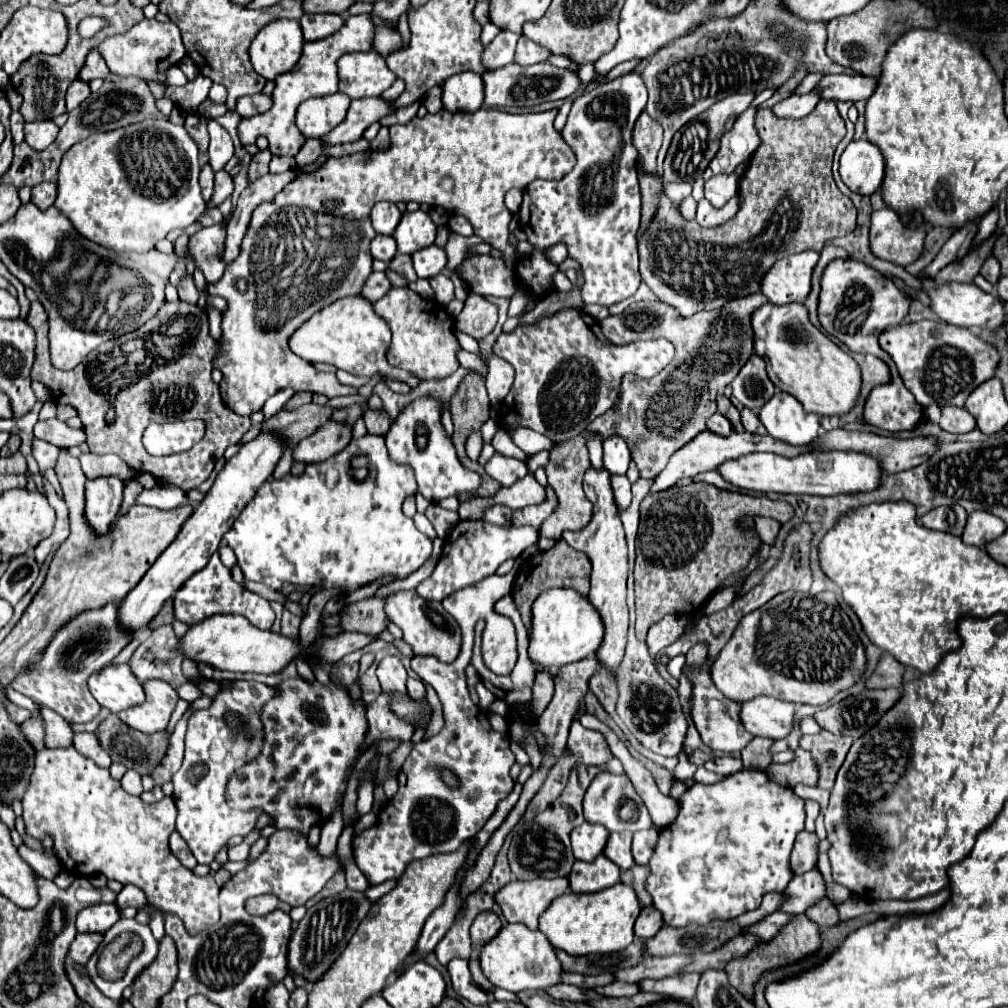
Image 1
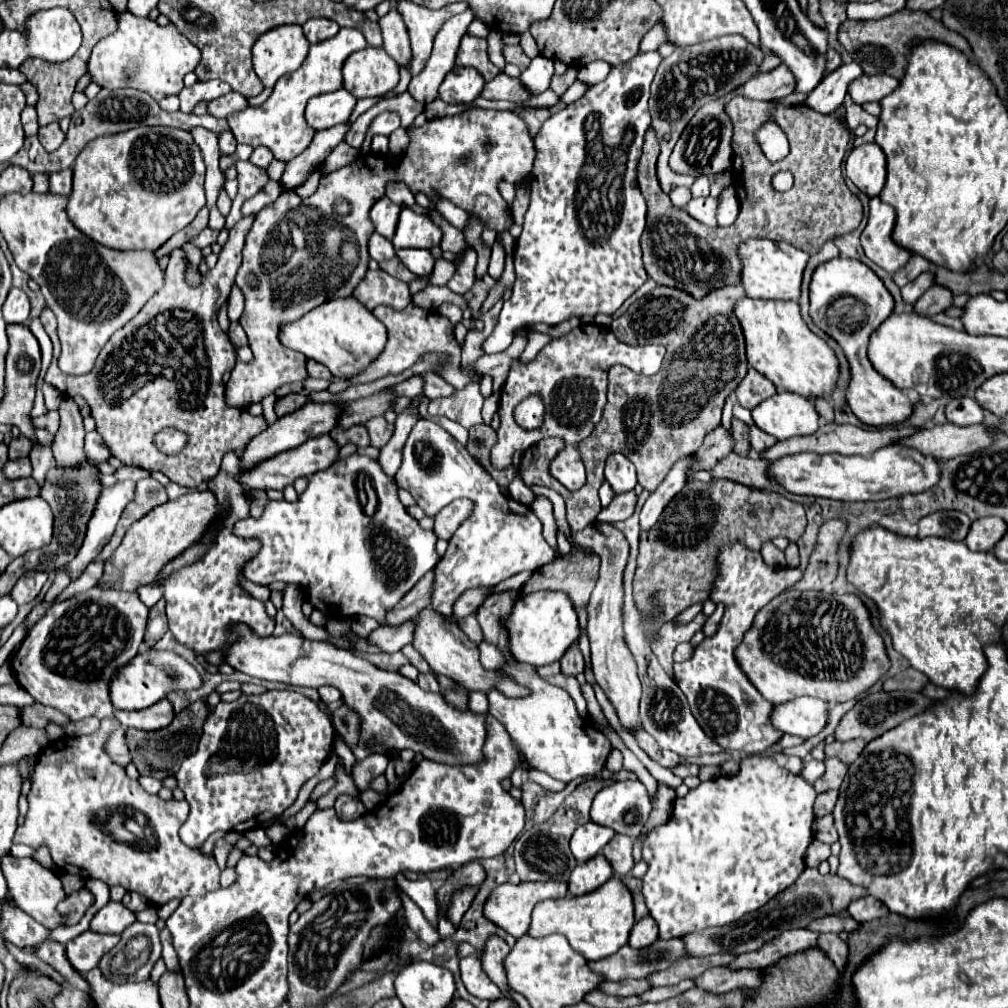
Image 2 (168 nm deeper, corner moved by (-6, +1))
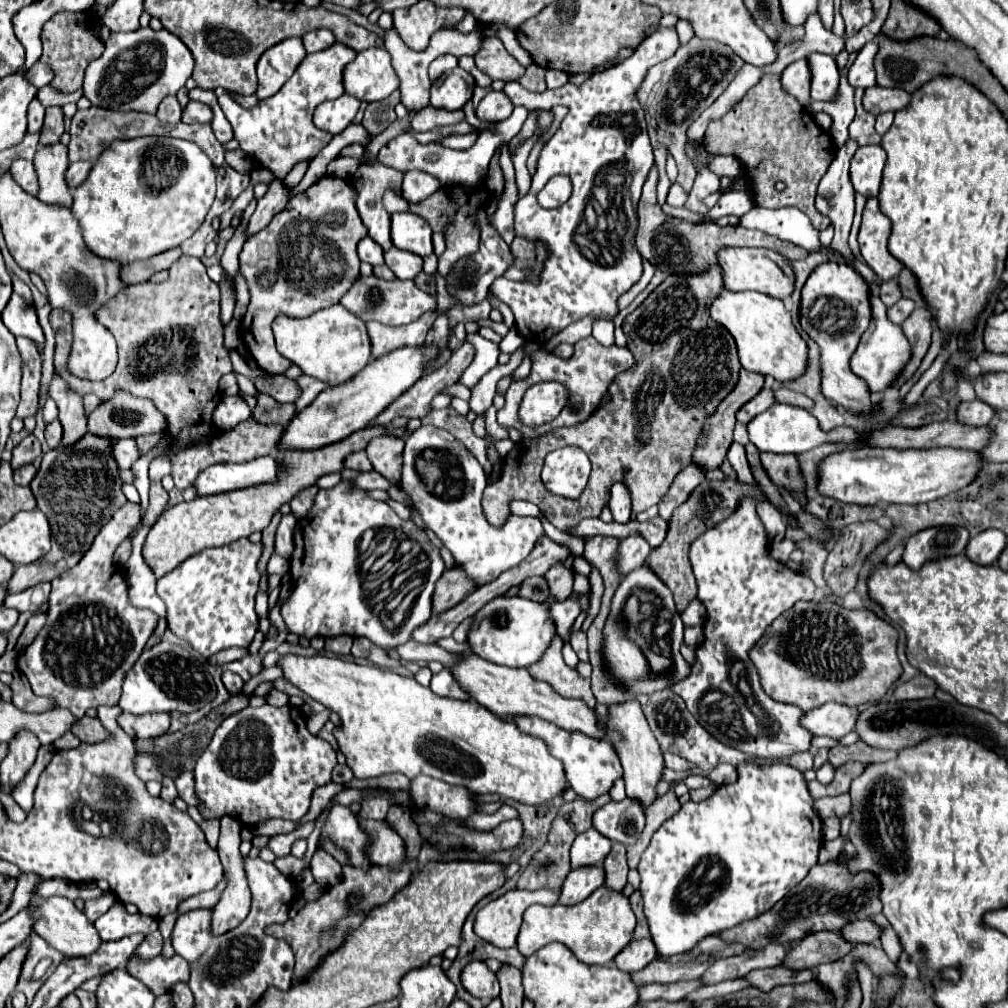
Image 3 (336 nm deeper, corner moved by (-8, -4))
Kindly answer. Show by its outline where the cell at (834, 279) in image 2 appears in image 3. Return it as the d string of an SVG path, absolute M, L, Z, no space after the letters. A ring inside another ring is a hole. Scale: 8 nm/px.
M825 261L821 263L807 279L801 291L801 327L807 335L817 341L821 347L821 365L823 365L823 381L821 391L829 401L835 401L845 411L855 415L871 415L877 411L877 403L871 401L871 391L867 383L853 375L851 357L859 347L861 335L871 323L871 289L861 273L853 271L847 263Z

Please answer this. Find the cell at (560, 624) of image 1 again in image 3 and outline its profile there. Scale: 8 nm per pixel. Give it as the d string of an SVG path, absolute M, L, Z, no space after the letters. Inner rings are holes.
M495 597L475 615L469 633L471 651L491 663L507 667L529 667L541 661L545 649L557 635L549 603L537 603L525 597Z

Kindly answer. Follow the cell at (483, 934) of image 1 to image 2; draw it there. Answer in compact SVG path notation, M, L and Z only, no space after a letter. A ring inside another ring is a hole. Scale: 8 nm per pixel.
M491 936L487 940L487 946L483 950L483 970L487 970L487 976L501 988L503 996L511 998L511 988L507 986L507 976L505 976L505 970L503 970L503 958L511 952L511 948L507 946L505 940L497 938L497 936Z

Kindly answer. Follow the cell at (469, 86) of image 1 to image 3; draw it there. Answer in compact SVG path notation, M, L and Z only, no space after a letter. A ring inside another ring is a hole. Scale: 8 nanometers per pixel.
M455 67L433 83L431 105L435 109L447 109L447 111L463 109L463 105L471 101L473 91L475 91L473 77L465 69Z

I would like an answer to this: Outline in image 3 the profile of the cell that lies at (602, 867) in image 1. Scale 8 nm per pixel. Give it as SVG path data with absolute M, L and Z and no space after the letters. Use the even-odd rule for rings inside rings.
M589 865L573 869L561 889L559 903L561 905L577 905L587 899L595 889L605 883L605 869L601 865Z

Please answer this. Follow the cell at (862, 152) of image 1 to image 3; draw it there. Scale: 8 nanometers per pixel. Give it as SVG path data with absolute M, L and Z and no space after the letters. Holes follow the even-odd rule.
M881 145L859 147L851 159L851 183L863 197L877 197L883 181L887 155Z

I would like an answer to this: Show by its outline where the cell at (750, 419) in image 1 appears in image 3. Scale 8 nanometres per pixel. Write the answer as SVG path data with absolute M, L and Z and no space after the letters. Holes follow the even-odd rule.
M761 453L761 463L775 485L781 485L793 491L793 497L803 505L803 477L799 471L799 463L795 455L779 455L779 453Z

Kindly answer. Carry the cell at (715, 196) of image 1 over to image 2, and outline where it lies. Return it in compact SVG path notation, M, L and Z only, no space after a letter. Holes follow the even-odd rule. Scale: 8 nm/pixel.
M733 186L725 188L719 198L721 198L721 202L717 208L717 222L719 222L719 226L731 226L739 214L739 200L737 200L735 188Z

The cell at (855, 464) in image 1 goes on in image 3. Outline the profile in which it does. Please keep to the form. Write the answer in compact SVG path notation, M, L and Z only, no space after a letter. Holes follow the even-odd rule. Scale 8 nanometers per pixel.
M853 449L827 455L817 465L817 491L841 503L857 505L919 505L945 497L969 485L977 475L977 451L935 449Z

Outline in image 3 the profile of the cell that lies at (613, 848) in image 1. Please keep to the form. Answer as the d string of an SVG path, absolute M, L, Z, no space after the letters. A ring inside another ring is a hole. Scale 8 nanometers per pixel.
M613 843L613 849L611 853L607 855L607 859L603 861L603 867L605 867L605 885L615 889L615 891L621 891L625 885L627 885L627 861L625 861L625 845L623 843Z

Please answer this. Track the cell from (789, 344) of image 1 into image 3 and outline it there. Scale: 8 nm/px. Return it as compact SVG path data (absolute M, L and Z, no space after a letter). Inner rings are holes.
M721 291L711 305L711 317L729 329L737 343L741 365L747 371L771 377L775 381L795 381L807 371L807 343L791 323L791 313L785 309L781 299L757 291L733 293Z

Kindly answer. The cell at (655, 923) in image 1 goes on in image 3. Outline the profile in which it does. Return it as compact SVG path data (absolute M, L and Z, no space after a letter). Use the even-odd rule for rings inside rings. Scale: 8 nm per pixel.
M633 939L615 959L615 965L625 971L625 973L633 973L643 969L649 961L653 961L657 957L657 947L651 939Z

